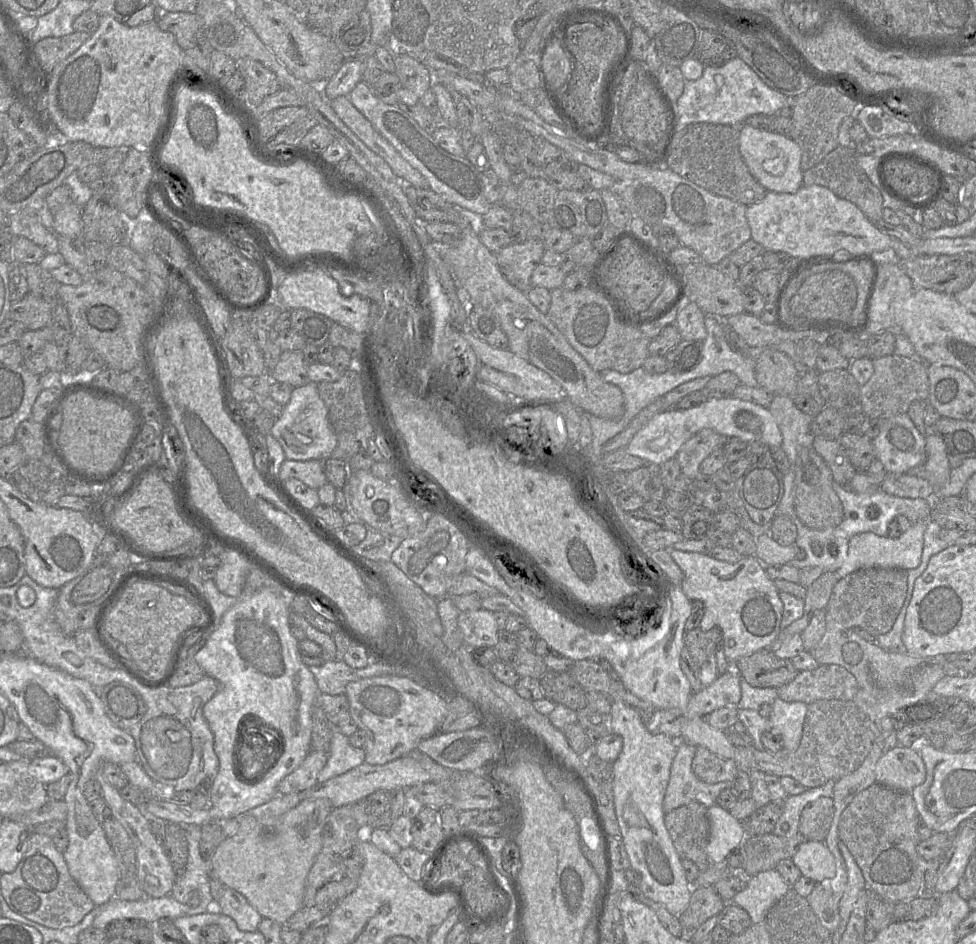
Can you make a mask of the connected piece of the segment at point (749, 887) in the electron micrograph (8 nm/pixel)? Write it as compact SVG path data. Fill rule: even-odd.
M777 869L766 870L750 877L732 903L745 909L753 924L765 923L770 908L790 888Z

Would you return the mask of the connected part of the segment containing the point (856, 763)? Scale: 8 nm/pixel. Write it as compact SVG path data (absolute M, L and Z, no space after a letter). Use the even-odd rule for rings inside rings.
M839 699L818 700L808 705L801 742L796 750L791 751L782 748L777 752L769 752L765 749L759 751L753 746L739 747L739 771L759 770L765 774L778 777L789 776L807 789L822 786L829 780L838 780L858 769L880 735L881 731L875 722L859 709L853 701Z

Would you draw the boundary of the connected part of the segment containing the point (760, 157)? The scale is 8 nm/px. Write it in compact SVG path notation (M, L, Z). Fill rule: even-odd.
M742 124L739 150L751 175L768 192L794 194L803 186L802 150L791 138L773 131Z

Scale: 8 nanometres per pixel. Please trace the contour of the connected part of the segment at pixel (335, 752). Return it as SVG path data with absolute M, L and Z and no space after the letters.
M334 727L330 751L324 768L317 777L318 783L342 775L365 761L365 750L355 748L349 742L349 737L342 734L339 727Z

